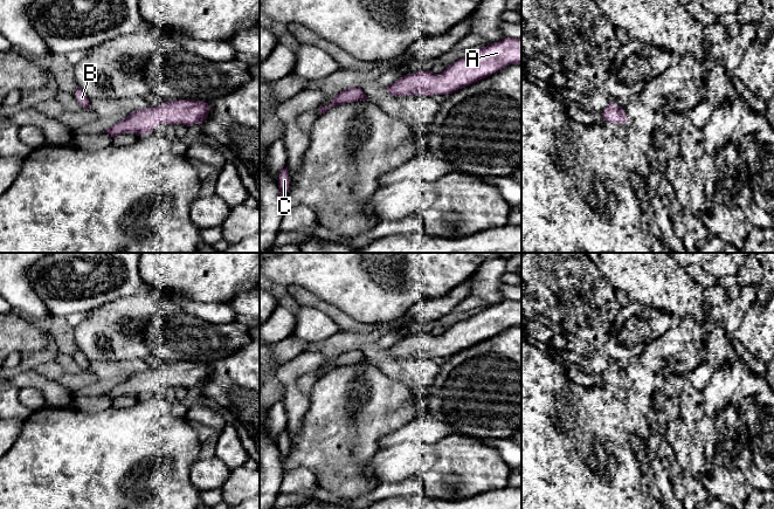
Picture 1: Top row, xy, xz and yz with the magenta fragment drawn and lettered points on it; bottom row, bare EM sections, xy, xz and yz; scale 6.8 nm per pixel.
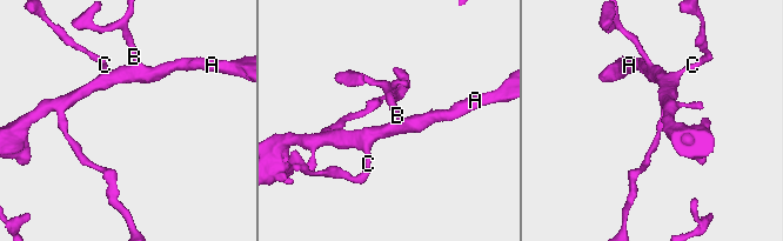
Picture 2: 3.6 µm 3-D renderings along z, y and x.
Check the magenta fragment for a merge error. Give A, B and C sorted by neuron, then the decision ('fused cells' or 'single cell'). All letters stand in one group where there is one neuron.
A B C | single cell

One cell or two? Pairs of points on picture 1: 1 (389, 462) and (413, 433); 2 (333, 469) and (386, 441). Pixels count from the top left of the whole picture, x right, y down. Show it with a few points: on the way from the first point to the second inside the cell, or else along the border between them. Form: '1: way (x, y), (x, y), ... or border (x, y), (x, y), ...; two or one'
1: border (434, 444), (399, 441), (382, 449); two
2: border (401, 427), (386, 434), (380, 440), (379, 446); two

